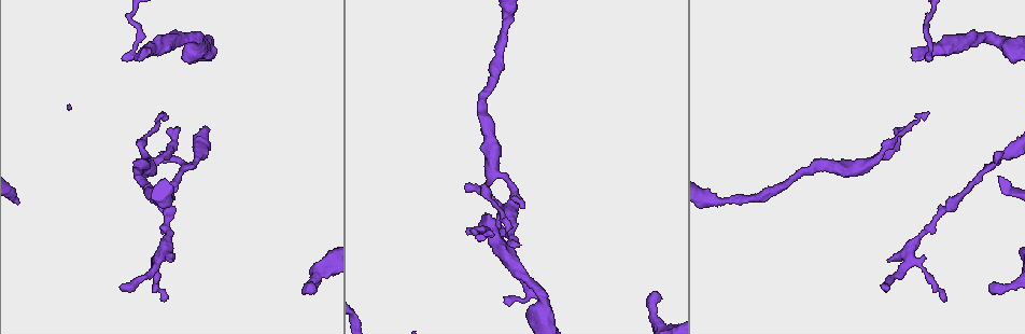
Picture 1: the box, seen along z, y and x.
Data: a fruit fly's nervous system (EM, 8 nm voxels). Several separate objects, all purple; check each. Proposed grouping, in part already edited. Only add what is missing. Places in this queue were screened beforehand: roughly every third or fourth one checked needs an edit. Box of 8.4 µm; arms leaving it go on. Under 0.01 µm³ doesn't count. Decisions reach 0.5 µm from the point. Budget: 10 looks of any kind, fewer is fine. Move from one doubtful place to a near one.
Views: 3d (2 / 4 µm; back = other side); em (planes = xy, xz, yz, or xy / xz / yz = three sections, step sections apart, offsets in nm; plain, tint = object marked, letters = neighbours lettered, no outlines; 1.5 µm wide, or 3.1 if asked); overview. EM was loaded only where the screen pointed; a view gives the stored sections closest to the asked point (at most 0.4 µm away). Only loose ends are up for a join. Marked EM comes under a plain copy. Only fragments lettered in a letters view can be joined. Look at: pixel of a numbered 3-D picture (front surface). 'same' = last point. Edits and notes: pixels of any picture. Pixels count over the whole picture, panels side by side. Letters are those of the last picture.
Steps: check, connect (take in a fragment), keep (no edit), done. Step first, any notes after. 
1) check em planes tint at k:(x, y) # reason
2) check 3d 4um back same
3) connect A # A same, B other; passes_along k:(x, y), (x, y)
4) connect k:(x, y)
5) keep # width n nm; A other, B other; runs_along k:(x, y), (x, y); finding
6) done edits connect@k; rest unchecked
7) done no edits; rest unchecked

check em planes letters at 1:(887, 261) # an open end

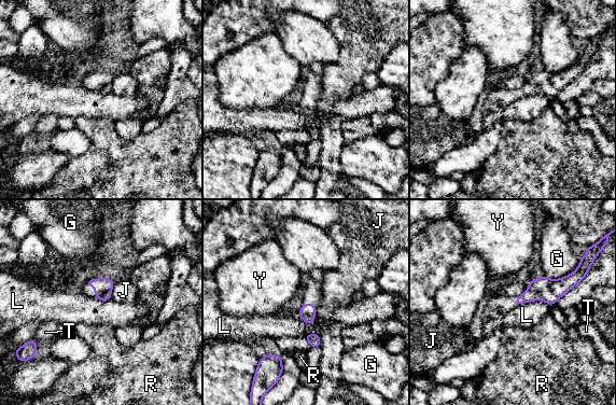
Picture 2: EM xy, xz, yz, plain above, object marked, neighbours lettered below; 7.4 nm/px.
keep # G other, J other, L other, R other, T other, Y other; border 2:(548, 304), (528, 301), (518, 305); none of them fits

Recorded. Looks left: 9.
check em planes letters at 1:(180, 127) # tapers out

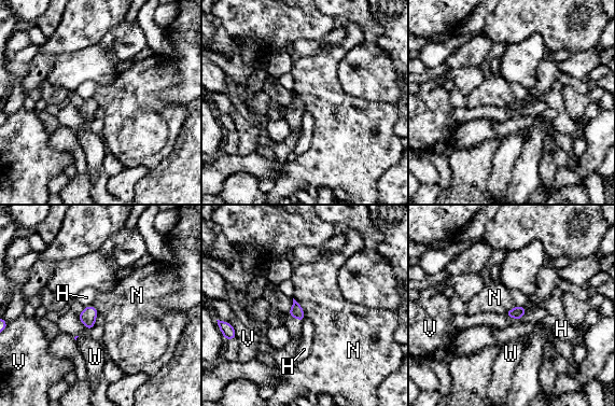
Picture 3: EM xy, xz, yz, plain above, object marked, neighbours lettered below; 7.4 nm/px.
keep # H other, N other, V other, W other; border 3:(293, 297), (305, 314); no lettered fragment goes on from it

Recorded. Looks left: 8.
check em planes letters at 1:(914, 59)

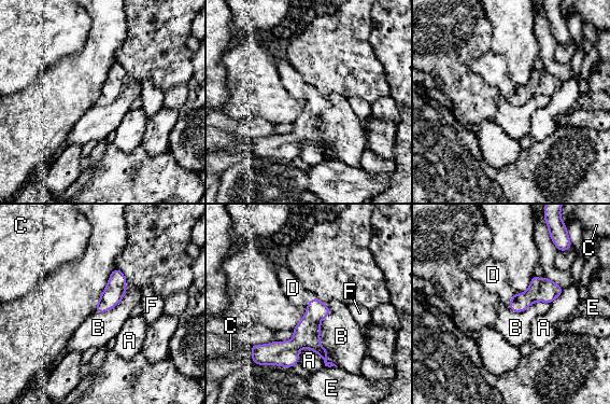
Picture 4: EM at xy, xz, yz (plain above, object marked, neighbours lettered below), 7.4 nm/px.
connect D # longest_contact B 480 nm; A other, B other, C other, D same, E other, F other; passes_along 4:(540, 290), (511, 300), (493, 275); the cell continues

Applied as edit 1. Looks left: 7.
check overview # see it whole again

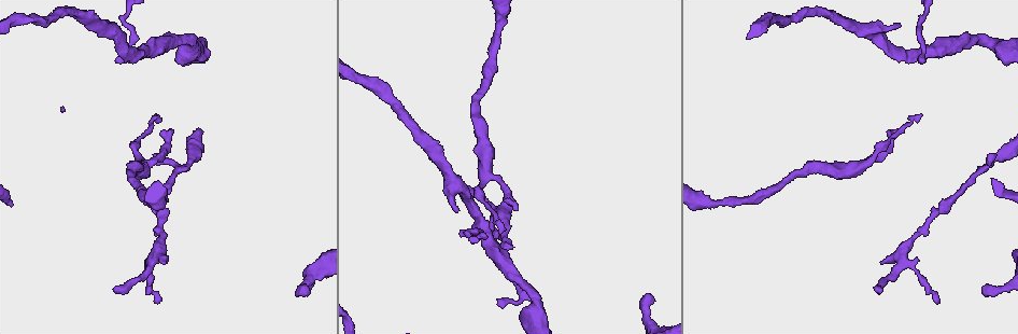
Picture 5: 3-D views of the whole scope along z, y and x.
check 3d 4um at 5:(652, 303) # long arm stops here

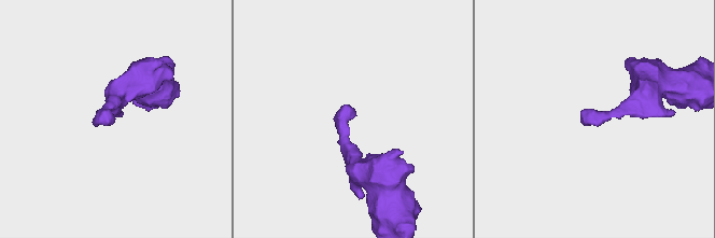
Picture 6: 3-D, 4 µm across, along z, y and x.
check em planes letters at 6:(594, 122)

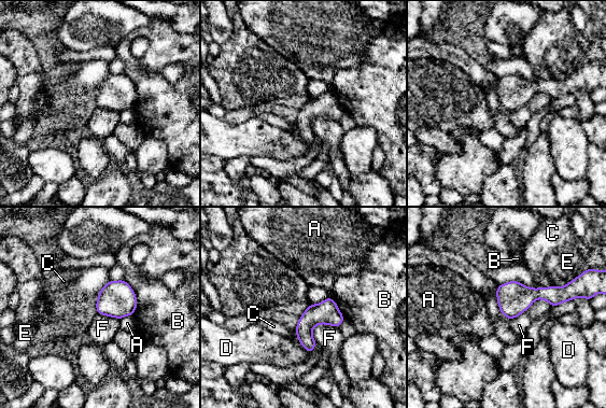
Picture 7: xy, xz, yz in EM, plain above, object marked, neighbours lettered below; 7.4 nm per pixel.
keep # longest_contact F 340 nm; A other, B other, C other, D other, E other, F other; none of them fits

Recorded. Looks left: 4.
done edits connect@4; rest unchecked

